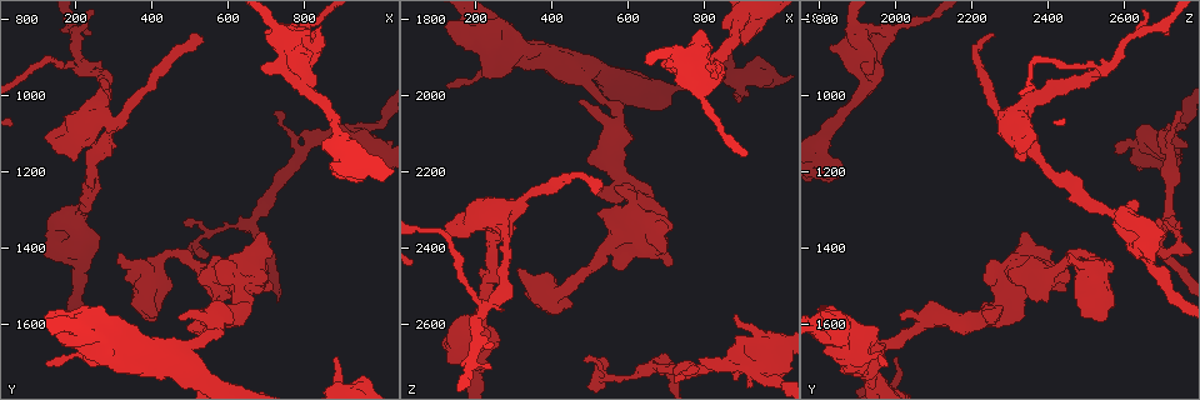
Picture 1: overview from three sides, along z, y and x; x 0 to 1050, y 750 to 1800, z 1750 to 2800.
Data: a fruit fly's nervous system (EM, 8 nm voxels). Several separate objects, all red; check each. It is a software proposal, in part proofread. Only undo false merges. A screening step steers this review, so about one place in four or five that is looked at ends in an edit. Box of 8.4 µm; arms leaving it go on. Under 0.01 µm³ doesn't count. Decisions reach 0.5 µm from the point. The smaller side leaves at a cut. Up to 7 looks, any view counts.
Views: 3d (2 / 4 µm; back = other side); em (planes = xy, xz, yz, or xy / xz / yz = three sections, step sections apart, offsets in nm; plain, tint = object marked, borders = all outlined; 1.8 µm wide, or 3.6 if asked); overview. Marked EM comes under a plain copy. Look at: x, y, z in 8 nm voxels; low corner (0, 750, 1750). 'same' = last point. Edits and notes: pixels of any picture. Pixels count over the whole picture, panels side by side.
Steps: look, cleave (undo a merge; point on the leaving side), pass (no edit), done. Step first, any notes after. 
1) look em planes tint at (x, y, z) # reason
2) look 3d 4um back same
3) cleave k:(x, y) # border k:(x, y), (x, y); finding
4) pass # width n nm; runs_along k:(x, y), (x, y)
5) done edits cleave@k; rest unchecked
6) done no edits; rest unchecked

look 3d 2um at (800, 910, 1945) # four or more arms meet

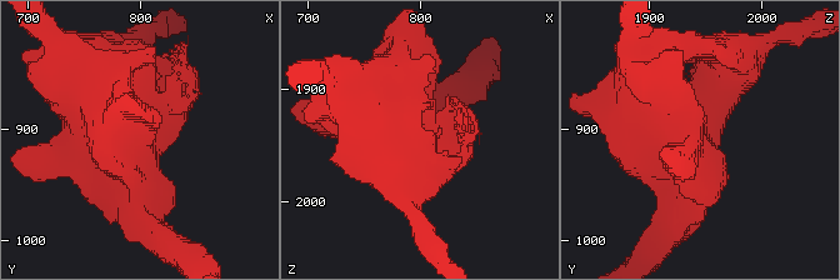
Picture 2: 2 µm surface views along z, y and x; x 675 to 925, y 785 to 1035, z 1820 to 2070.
look em planes tint at (796, 914, 1938)

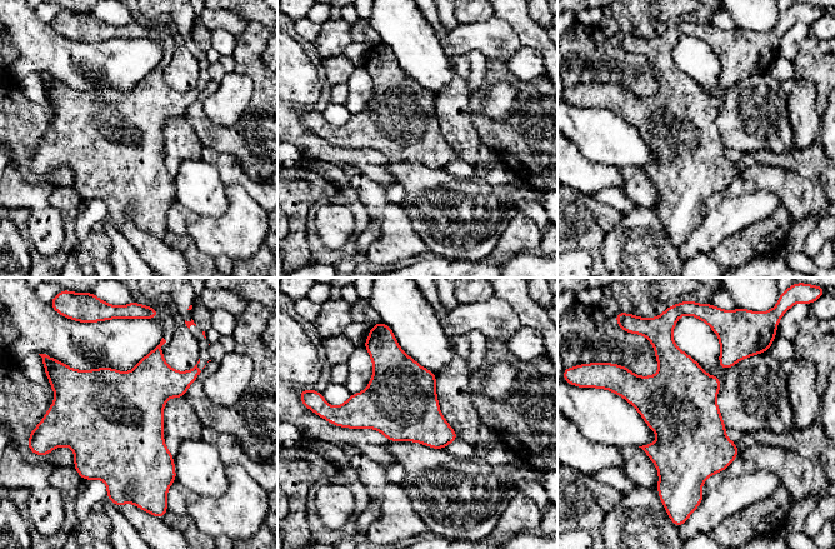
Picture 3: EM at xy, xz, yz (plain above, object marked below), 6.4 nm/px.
pass # one neuron here

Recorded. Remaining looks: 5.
look em planes tint at (275, 990, 2405) # calibre changes

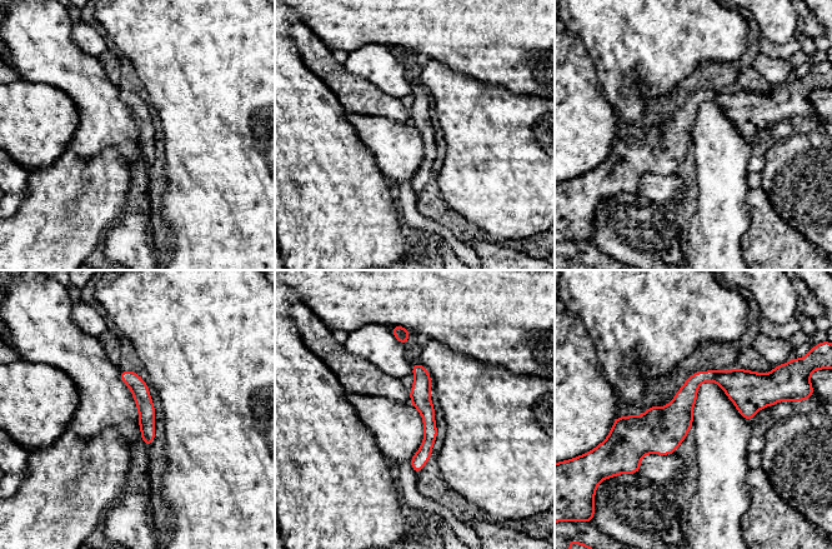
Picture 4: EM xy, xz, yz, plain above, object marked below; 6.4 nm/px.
pass # runs_along 4:(768, 397), (701, 377), (658, 424), (621, 424); one neuron here

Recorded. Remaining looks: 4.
look em planes tint at (585, 1585, 2230) # sharp bend

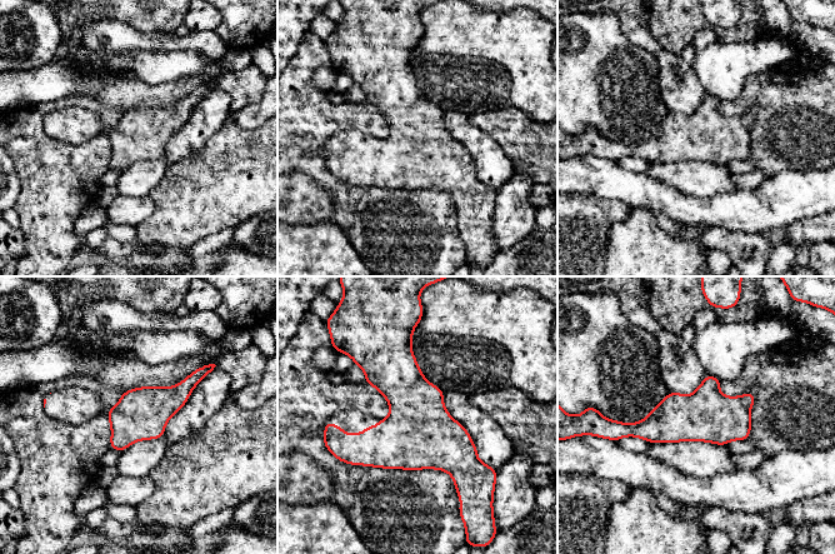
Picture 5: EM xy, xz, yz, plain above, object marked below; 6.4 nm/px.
pass # width 340 nm; runs_along 5:(751, 397), (728, 418), (624, 430); all the same neuron

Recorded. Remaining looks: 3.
done no edits; rest unchecked

